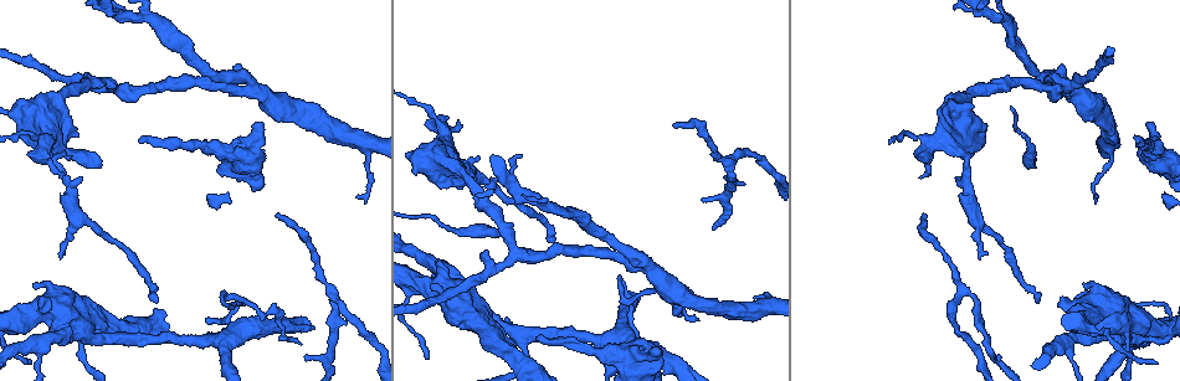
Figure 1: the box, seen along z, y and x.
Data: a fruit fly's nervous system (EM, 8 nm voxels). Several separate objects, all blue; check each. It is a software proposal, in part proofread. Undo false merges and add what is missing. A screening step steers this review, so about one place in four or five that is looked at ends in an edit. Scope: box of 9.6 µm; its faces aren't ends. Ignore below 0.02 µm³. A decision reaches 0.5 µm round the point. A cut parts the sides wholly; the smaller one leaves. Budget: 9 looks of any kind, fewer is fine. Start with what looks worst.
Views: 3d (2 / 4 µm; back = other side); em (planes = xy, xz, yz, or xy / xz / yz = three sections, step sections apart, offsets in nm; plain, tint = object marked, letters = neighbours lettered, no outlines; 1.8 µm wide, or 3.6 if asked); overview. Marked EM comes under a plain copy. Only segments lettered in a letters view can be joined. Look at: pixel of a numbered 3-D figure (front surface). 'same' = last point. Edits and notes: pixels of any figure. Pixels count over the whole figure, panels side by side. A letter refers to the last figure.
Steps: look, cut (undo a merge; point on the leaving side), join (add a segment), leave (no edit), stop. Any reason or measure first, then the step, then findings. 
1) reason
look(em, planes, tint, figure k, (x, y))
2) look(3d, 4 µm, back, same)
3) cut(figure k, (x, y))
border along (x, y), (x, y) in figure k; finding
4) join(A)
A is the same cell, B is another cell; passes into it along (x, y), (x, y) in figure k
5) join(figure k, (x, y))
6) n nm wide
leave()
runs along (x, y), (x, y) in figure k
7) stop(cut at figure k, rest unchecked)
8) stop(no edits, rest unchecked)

looks like a crossing
look(em, 3.6 µm, planes, letters, figure 1, (90, 334))

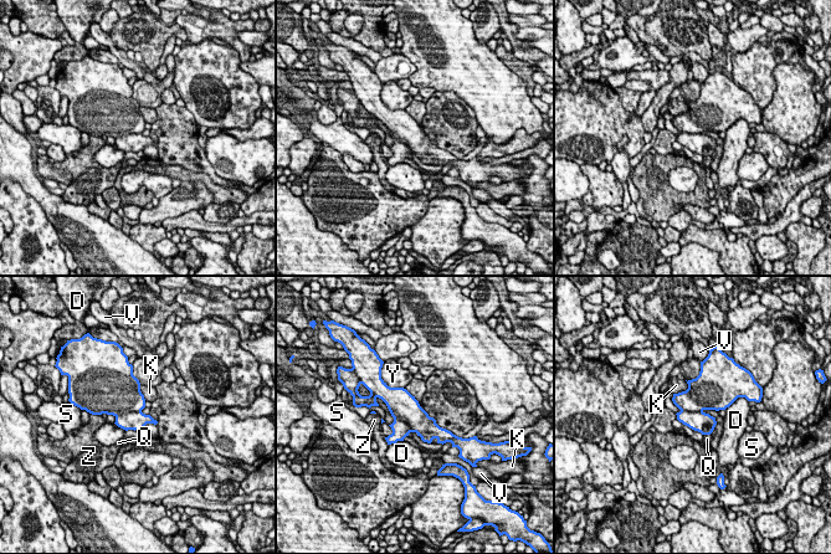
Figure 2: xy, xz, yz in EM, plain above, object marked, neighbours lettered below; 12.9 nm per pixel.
cut(figure 2, (403, 404))
D, K, Q, S, V, Y and Z are other cells; a second neuron is stuck on

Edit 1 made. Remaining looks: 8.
look(em, 3.6 µm, xy, step 8, letters, figure 1, (215, 85))

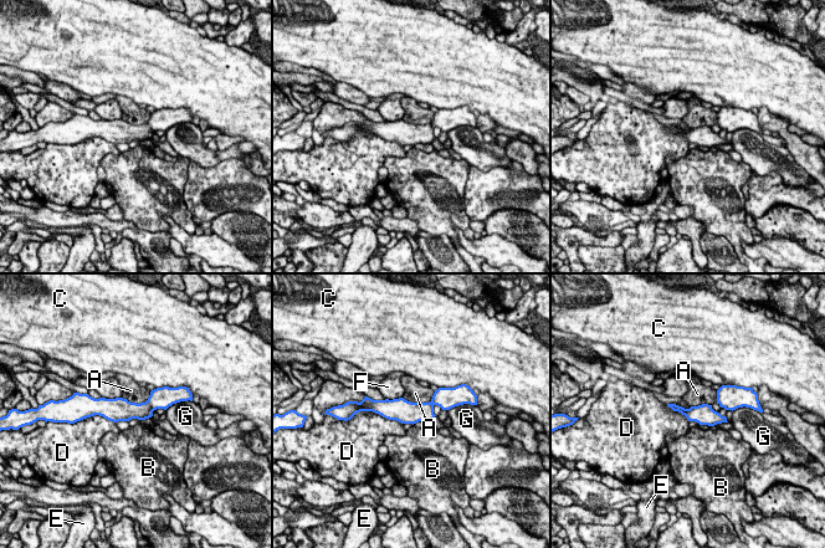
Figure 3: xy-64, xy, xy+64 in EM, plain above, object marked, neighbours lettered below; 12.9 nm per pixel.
leave()
A, B, C, D, E, F and G are other cells; runs along (377, 405), (446, 406) in figure 3; continuous, no second neuron

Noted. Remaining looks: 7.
free end
look(em, xz, step 8, letters, figure 1, (145, 135))

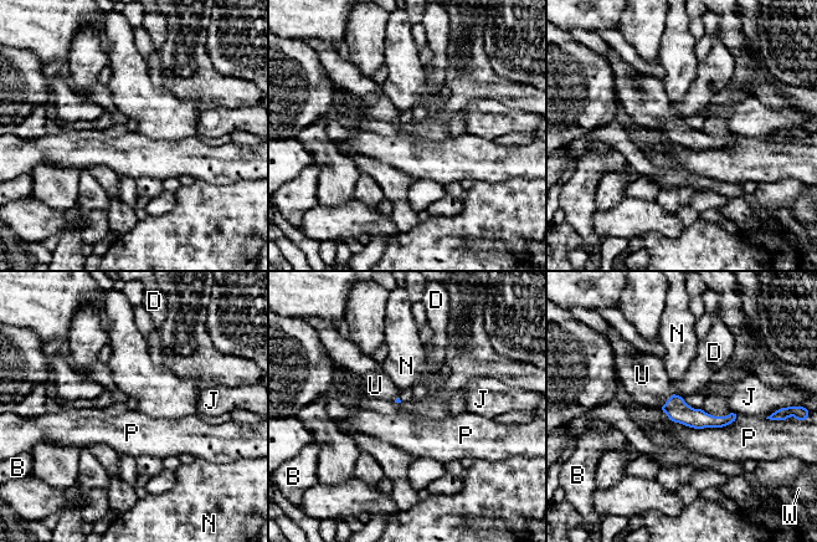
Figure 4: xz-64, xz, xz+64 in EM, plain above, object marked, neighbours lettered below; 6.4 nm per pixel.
join(U)
U is the same cell, B, D, J, N, P and W are other cells; passes into it along (676, 408), (666, 402), (642, 376) in figure 4; it goes on there

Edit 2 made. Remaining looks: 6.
look(overview)

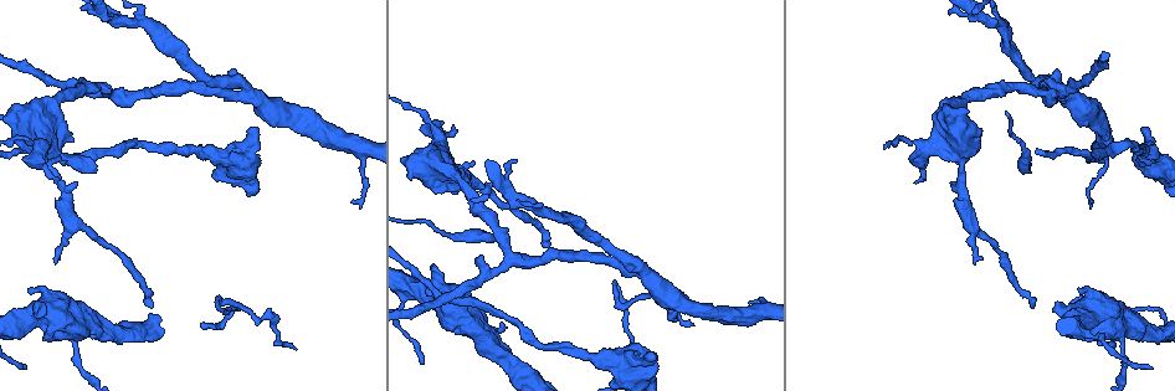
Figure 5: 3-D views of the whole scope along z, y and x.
branch stops here
look(3d, 2 µm, figure 5, (97, 169))

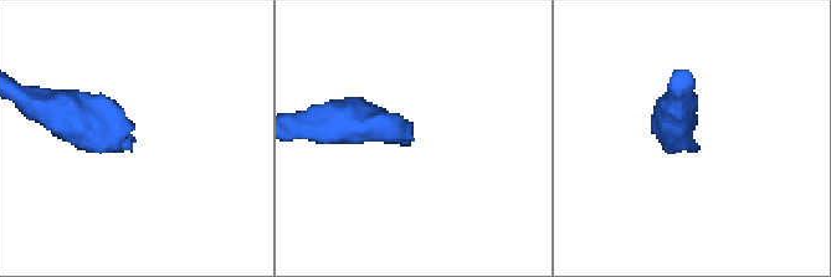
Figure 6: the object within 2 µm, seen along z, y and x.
look(em, planes, letters, figure 6, (135, 139))

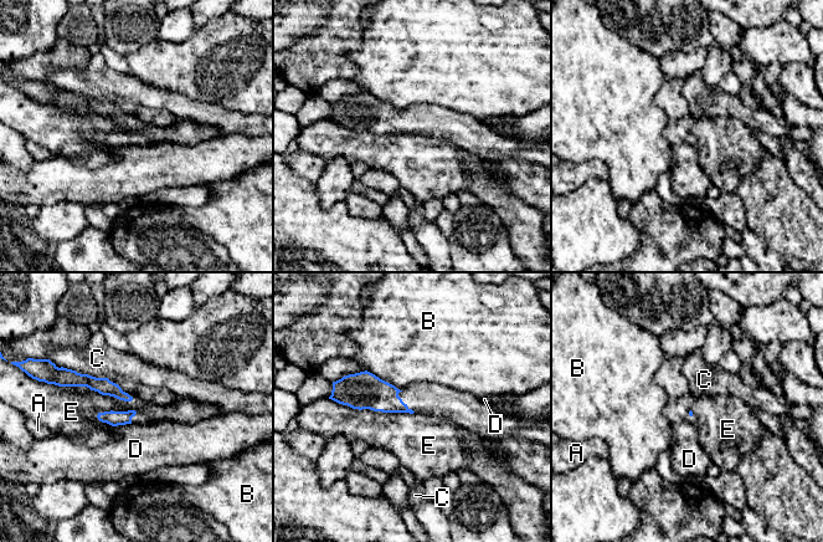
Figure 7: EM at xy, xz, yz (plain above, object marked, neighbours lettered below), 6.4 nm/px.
leave()
A, B, C, D and E are other cells; border along (328, 398), (359, 409), (413, 413) in figure 7; none of them fits

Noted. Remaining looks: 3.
stop(cut at figure 2, join at figure 4, rest unchecked)

